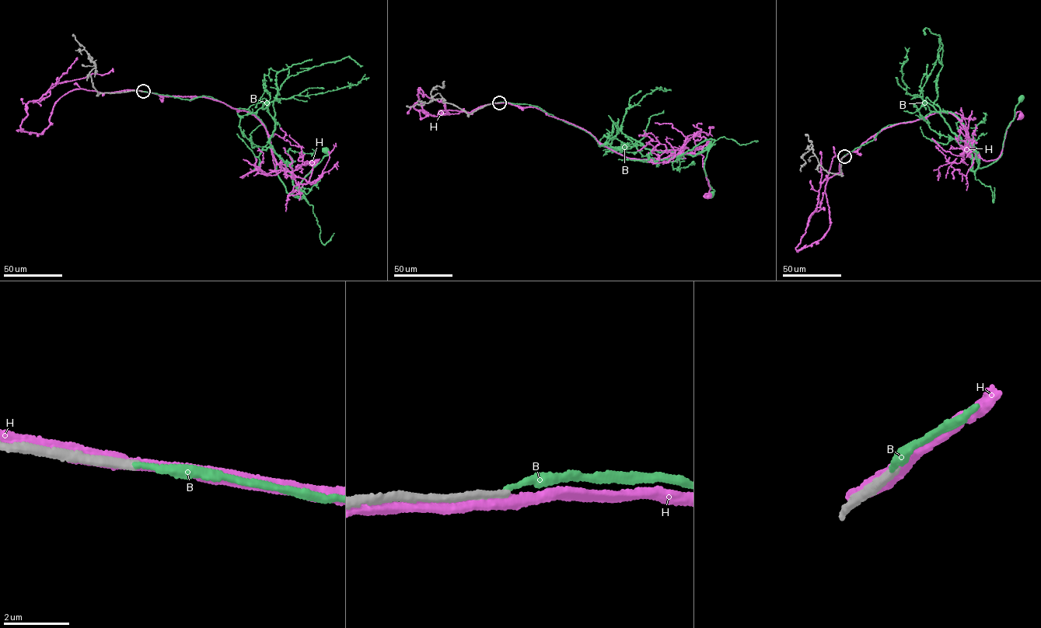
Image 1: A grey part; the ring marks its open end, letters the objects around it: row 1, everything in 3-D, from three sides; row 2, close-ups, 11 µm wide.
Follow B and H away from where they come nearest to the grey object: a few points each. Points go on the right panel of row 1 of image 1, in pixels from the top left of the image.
B: (844, 156), (889, 125), (943, 110), (963, 124), (973, 171), (1000, 155), (1021, 99)
H: (843, 156), (883, 129), (943, 112), (958, 120), (970, 151), (992, 160), (1000, 155), (1016, 113), (1021, 116)

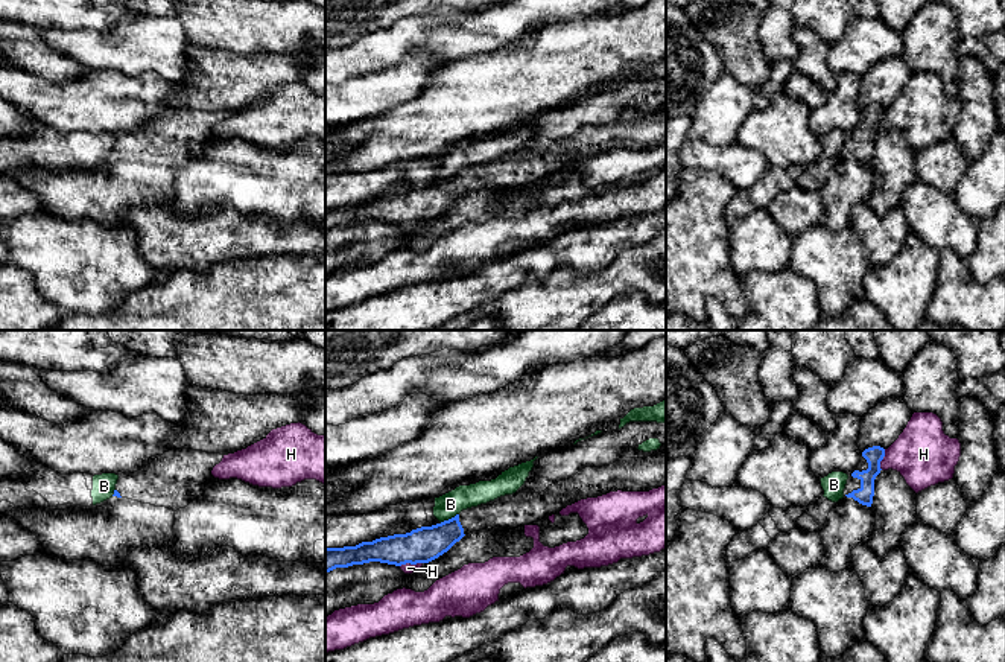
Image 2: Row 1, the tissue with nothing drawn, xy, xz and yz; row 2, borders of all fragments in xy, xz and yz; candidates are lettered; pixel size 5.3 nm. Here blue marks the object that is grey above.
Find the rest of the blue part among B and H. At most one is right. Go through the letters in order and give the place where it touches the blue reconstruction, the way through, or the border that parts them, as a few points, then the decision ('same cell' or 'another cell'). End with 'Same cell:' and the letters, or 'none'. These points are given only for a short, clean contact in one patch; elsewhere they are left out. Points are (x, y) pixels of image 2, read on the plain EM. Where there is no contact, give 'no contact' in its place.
B: contact xz (449, 178); border xz (458, 172), (441, 181); another cell
H: contact xz (411, 222); another cell
Same cell: none

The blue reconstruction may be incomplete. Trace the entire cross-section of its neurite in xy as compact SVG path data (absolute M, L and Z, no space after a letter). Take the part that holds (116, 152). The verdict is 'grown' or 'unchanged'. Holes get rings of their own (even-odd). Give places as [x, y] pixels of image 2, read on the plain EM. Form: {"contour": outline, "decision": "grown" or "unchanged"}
{"contour": "M169 108L146 126L132 132L119 134L113 155L128 157L141 163L166 166L176 170L187 166L192 160L201 157L205 146L217 138L211 134L211 129L222 120L222 117L224 114L220 113L207 113L192 108Z", "decision": "grown"}

